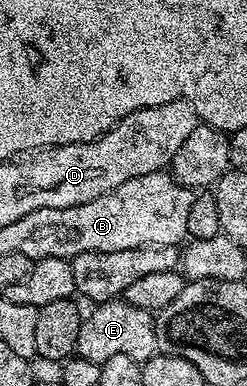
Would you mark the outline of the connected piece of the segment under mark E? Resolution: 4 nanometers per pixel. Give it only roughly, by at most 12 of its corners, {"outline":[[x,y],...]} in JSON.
{"outline":[[122,298],[96,304],[76,354],[156,356],[156,318]]}

